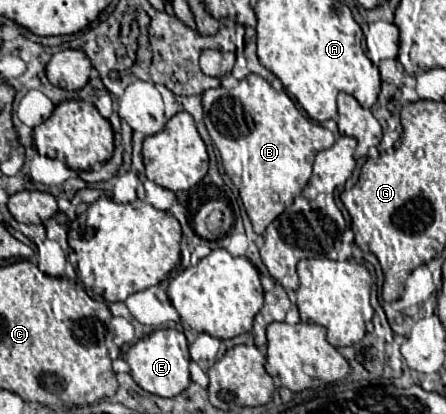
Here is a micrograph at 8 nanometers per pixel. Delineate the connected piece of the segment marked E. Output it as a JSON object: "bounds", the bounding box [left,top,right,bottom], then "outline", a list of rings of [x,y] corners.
{"bounds":[125,328,191,398],"outline":[[[165,328],[165,330],[155,330],[149,336],[137,340],[125,354],[127,364],[131,366],[131,376],[133,380],[147,392],[163,396],[163,398],[171,398],[181,394],[191,378],[189,378],[189,346],[187,346],[187,338],[183,332],[175,330],[175,328]]]}

